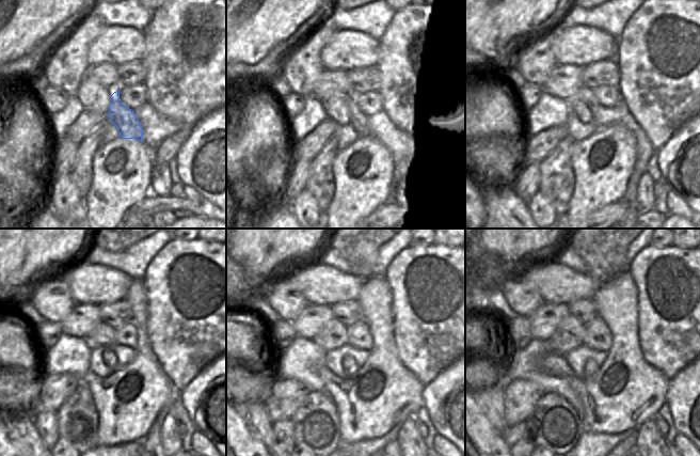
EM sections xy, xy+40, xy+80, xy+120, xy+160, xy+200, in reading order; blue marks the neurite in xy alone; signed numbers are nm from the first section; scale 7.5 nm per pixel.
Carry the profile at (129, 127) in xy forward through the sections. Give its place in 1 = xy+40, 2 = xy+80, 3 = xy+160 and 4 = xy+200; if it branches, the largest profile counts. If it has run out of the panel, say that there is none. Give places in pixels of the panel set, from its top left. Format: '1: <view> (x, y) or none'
1: xy+40 (359, 121)
2: xy+80 (585, 95)
3: xy+160 (333, 334)
4: xy+200 (570, 334)

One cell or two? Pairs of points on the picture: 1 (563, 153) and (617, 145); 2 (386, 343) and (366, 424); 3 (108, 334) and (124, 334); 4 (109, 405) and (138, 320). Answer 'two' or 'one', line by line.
1: two
2: one
3: two
4: one

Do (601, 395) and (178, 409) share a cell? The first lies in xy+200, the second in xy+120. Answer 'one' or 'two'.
two

